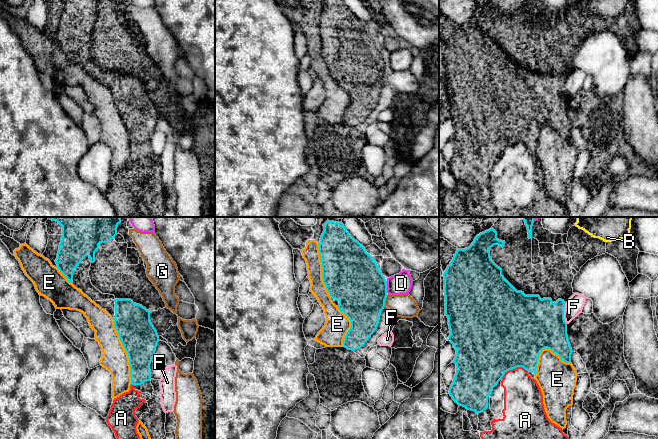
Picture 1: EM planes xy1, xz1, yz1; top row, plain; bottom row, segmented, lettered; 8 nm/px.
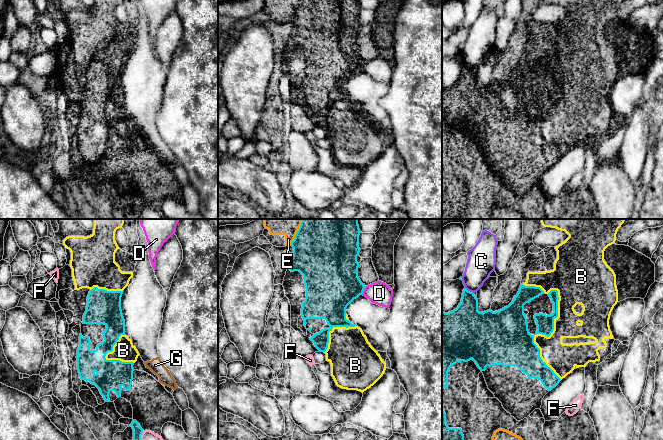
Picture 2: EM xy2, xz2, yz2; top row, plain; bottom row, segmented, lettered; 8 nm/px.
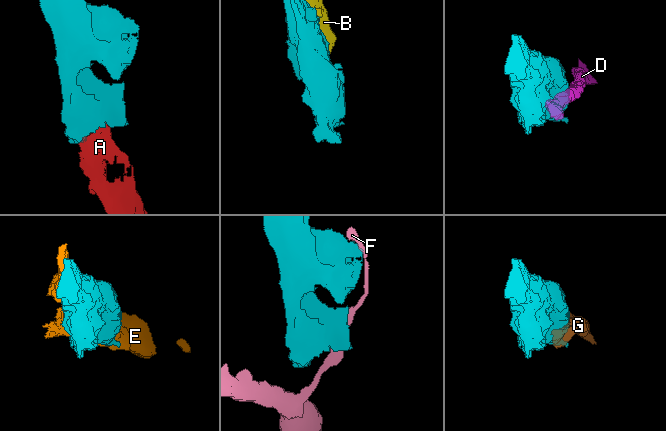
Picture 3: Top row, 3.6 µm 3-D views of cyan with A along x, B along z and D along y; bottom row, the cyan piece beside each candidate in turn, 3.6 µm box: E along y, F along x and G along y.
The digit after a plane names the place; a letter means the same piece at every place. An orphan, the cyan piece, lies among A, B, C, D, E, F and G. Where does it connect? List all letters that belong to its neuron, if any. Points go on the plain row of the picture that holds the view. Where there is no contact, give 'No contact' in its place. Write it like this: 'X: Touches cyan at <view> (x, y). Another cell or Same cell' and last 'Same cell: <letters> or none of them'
A: Touches cyan at yz1 (514, 144). Same cell
B: Touches cyan at yz2 (555, 93). Another cell
C: Touches cyan at yz2 (469, 67). Another cell
D: Touches cyan at xz1 (386, 63). Another cell
E: Touches cyan at xy1 (126, 127). Another cell
F: Touches cyan at yz1 (563, 89). Another cell
G: Touches cyan at xz1 (385, 75). Another cell
Same cell: A

